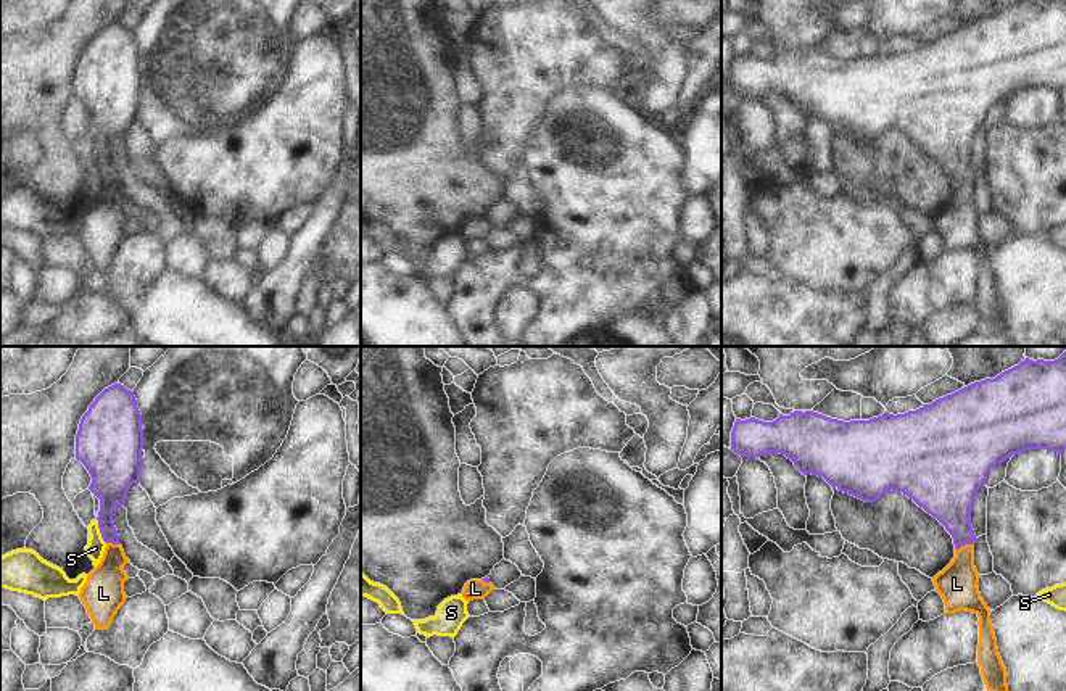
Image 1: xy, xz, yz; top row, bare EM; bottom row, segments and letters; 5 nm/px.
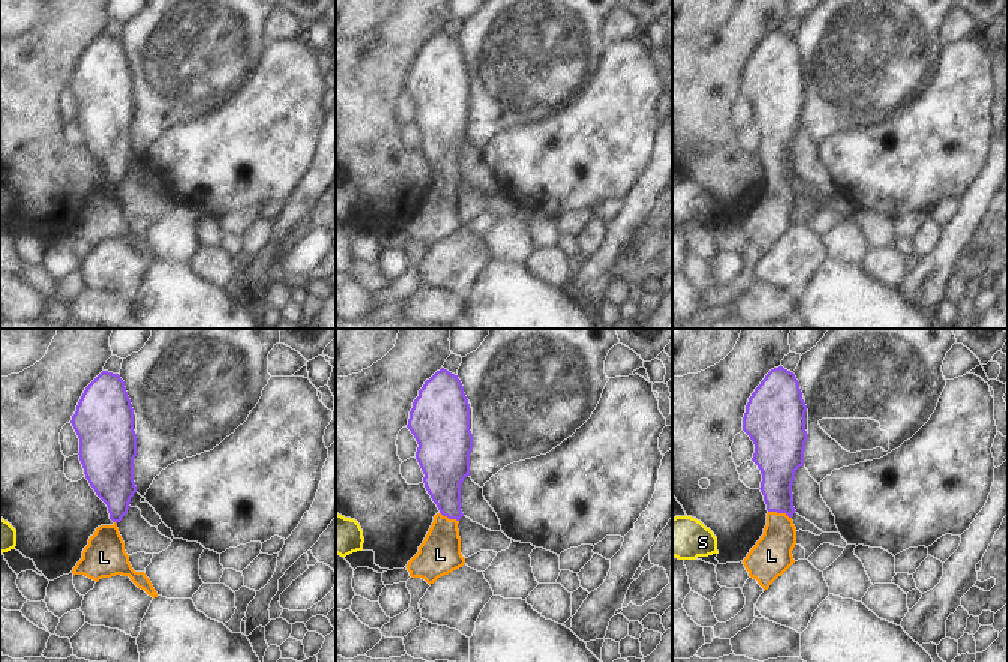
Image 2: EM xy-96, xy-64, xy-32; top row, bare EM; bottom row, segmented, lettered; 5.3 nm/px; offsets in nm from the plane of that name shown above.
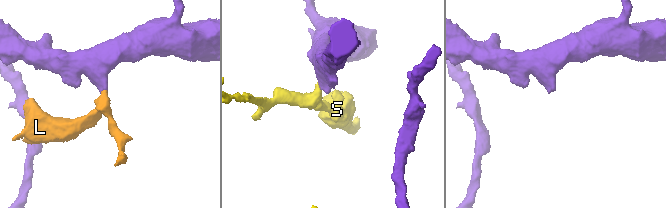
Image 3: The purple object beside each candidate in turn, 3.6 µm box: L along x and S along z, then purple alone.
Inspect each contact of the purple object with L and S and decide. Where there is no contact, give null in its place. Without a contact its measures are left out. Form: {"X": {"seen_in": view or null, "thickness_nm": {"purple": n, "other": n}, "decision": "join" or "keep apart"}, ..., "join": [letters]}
{"L": {"seen_in": "yz", "thickness_nm": {"purple": 240, "other": 200}, "decision": "join"}, "S": {"seen_in": "xy", "thickness_nm": {"purple": 190, "other": 90}, "decision": "keep apart"}, "join": ["L"]}

